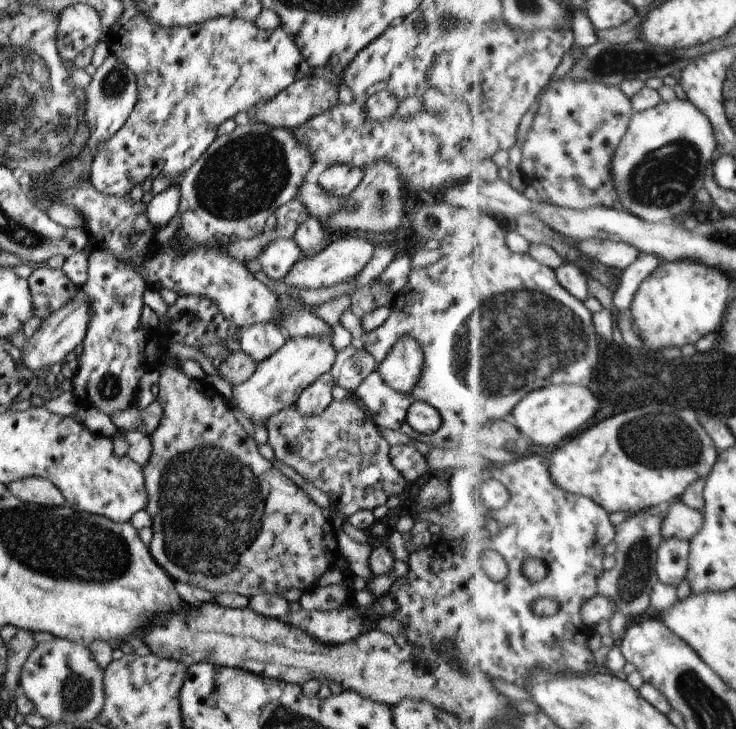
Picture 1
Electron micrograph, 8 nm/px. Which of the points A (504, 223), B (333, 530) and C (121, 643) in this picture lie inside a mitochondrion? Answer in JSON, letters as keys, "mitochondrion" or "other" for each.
{"A":"other","B":"other","C":"other"}

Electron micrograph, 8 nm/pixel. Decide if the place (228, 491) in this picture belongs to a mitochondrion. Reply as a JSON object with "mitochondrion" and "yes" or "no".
{"mitochondrion":"yes"}

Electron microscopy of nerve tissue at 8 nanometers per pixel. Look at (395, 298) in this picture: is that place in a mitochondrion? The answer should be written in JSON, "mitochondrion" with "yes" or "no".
{"mitochondrion":"no"}

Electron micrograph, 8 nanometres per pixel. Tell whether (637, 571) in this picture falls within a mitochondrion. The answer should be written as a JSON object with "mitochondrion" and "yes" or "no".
{"mitochondrion":"yes"}

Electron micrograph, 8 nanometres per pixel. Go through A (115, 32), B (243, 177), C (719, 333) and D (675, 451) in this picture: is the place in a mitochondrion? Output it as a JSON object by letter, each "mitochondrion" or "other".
{"A":"other","B":"mitochondrion","C":"other","D":"mitochondrion"}

